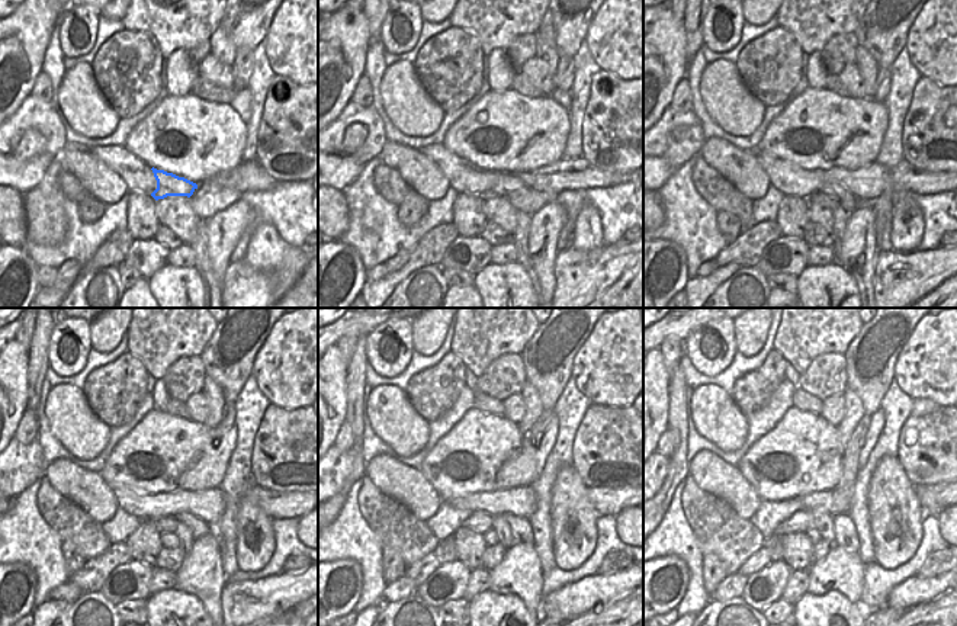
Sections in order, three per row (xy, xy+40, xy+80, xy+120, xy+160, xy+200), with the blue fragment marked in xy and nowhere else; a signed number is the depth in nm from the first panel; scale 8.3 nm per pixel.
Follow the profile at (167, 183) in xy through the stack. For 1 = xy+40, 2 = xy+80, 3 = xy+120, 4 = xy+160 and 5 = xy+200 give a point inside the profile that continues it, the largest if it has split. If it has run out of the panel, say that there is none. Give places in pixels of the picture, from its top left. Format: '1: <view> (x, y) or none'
1: xy+40 (508, 183)
2: xy+80 (848, 202)
3: xy+120 (198, 527)
4: xy+160 (522, 532)
5: xy+200 (845, 533)

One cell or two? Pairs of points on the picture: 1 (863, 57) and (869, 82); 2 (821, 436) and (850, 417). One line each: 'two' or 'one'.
1: one
2: two

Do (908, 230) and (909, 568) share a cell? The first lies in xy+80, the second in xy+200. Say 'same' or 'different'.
different

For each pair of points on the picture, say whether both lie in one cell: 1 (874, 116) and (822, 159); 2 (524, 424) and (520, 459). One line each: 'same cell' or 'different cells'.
1: same cell
2: different cells

